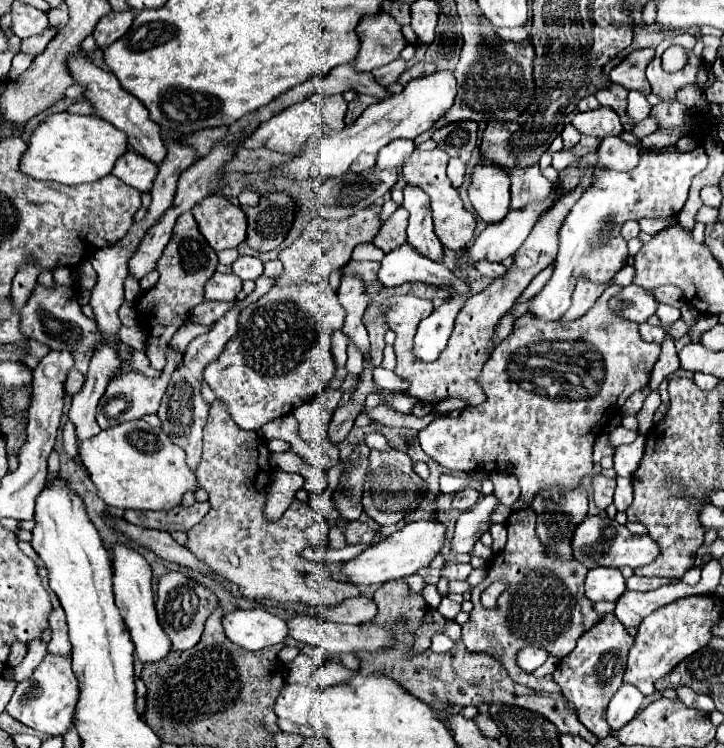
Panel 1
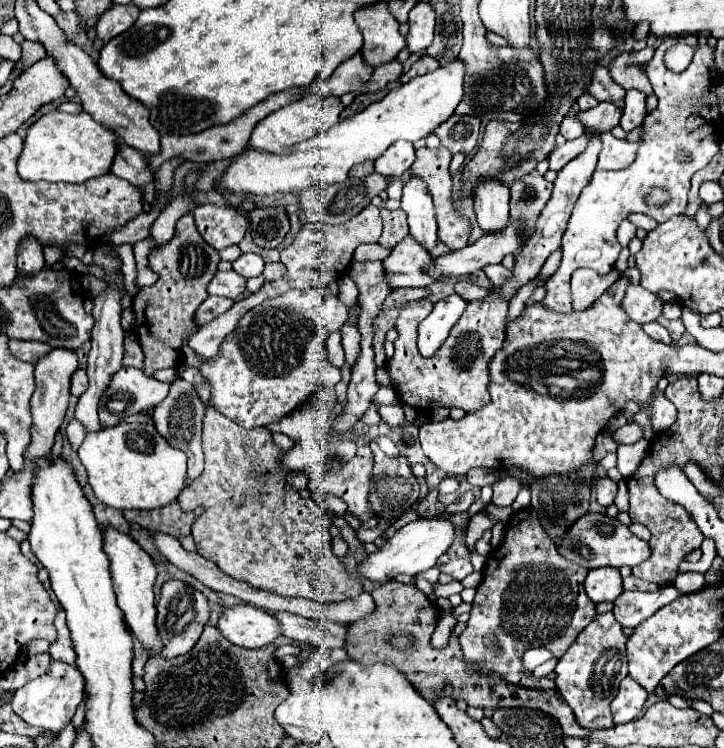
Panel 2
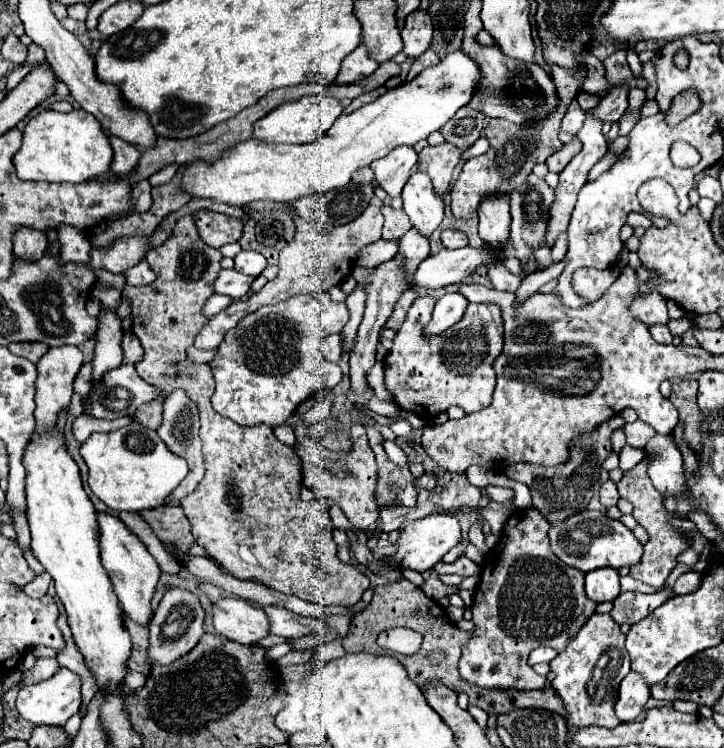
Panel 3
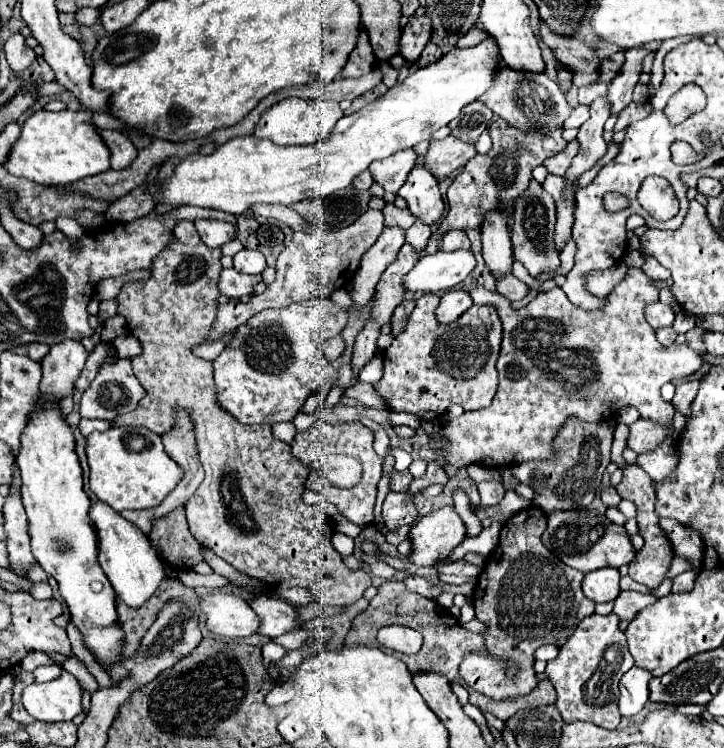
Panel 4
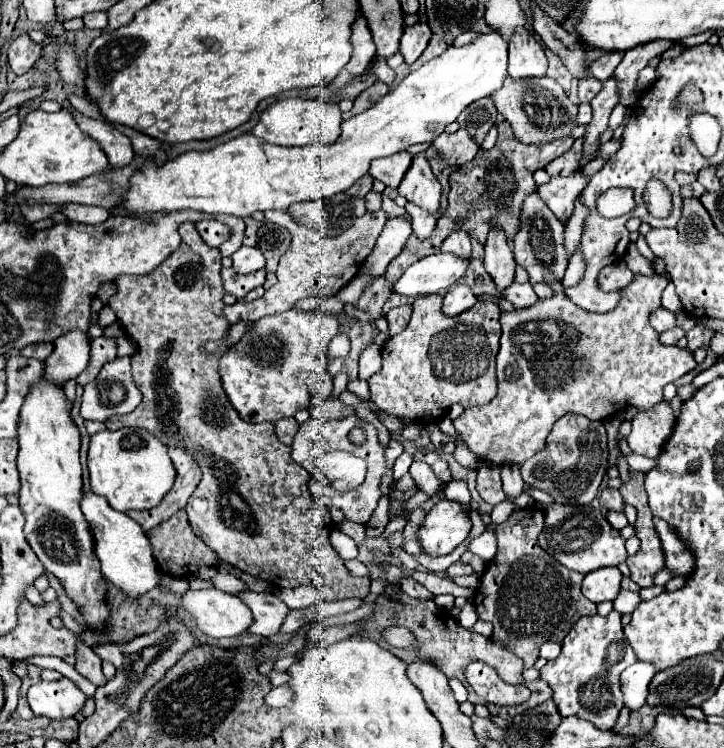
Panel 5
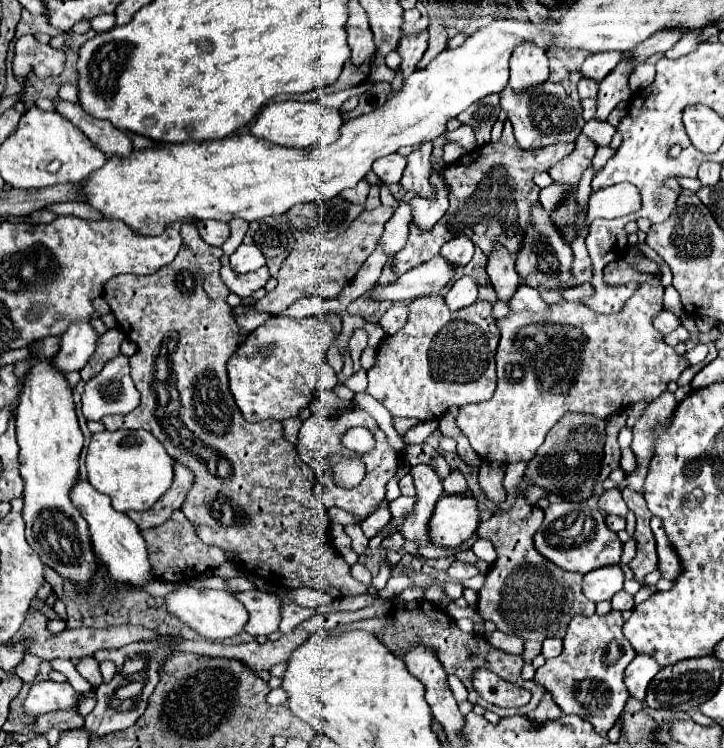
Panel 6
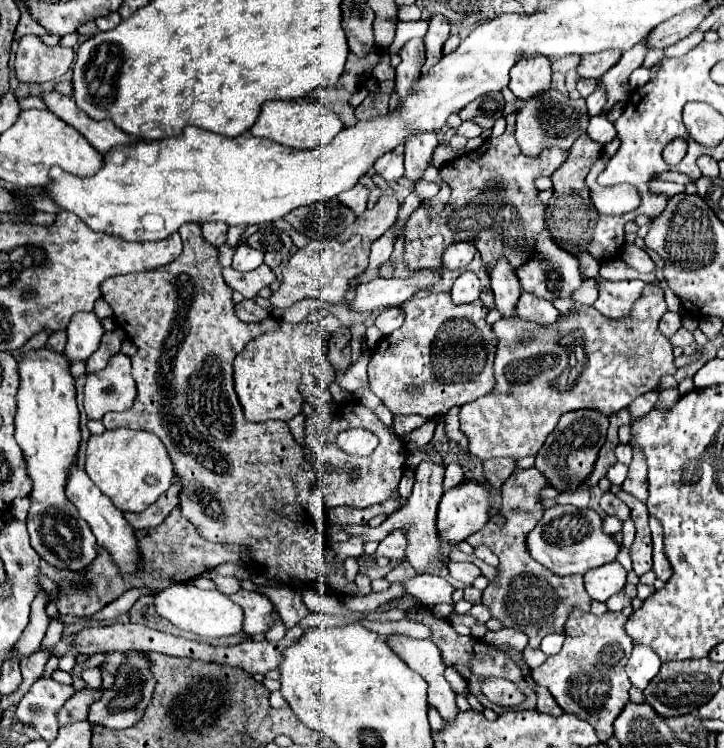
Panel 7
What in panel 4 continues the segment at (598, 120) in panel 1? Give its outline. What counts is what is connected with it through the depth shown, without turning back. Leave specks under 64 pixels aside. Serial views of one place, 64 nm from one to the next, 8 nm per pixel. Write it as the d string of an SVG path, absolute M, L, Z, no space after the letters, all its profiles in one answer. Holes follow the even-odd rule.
M644 44L640 48L628 48L624 68L616 74L616 78L608 86L608 100L612 104L612 114L622 112L632 102L632 90L638 84L638 76L642 72L642 60L648 54L658 52L660 44Z

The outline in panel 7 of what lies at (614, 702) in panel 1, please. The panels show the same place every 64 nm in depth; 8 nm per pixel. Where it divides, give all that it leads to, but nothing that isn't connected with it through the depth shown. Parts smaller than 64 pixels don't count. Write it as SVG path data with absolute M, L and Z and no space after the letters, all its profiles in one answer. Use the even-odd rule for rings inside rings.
M634 644L626 670L628 670L630 682L636 688L644 690L646 684L658 674L660 666L662 666L662 660L656 656L656 652L652 652L652 648L648 648L646 644Z

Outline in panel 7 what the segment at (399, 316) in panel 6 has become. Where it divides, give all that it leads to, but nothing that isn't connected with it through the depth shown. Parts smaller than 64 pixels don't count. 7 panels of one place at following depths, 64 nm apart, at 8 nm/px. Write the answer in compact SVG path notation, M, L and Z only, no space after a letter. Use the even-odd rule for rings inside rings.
M386 308L384 312L378 314L378 318L374 320L374 326L386 336L386 334L390 334L392 330L400 328L402 322L404 322L404 312L402 312L402 308Z

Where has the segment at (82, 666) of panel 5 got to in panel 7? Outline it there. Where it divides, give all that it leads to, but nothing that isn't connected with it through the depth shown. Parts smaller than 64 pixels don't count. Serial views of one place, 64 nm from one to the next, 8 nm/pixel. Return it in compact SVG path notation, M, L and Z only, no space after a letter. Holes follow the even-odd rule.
M96 668L84 670L84 672L82 672L82 680L86 682L88 688L100 688L100 686L102 686L102 674L100 674Z

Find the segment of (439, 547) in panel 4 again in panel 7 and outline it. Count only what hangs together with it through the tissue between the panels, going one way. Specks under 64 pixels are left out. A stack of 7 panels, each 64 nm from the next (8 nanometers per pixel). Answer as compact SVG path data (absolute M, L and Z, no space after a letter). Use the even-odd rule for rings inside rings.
M464 480L452 490L446 490L438 506L438 532L444 542L464 542L472 532L488 524L492 494L486 484Z

